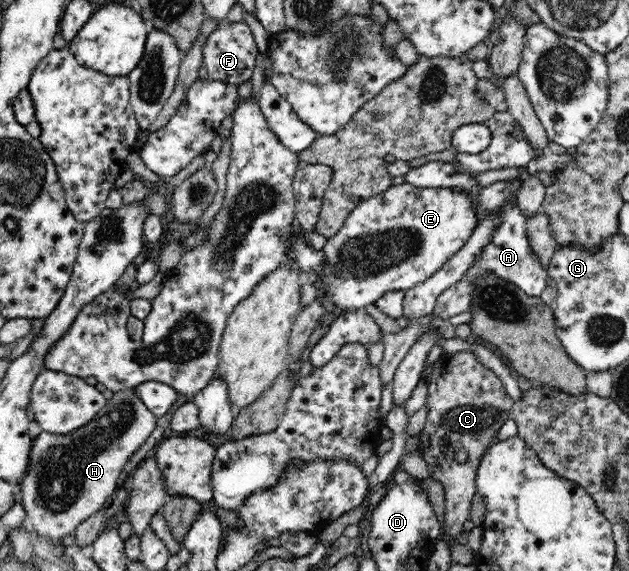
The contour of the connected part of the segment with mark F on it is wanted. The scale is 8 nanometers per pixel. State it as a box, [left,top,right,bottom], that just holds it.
[204,21,259,85]

